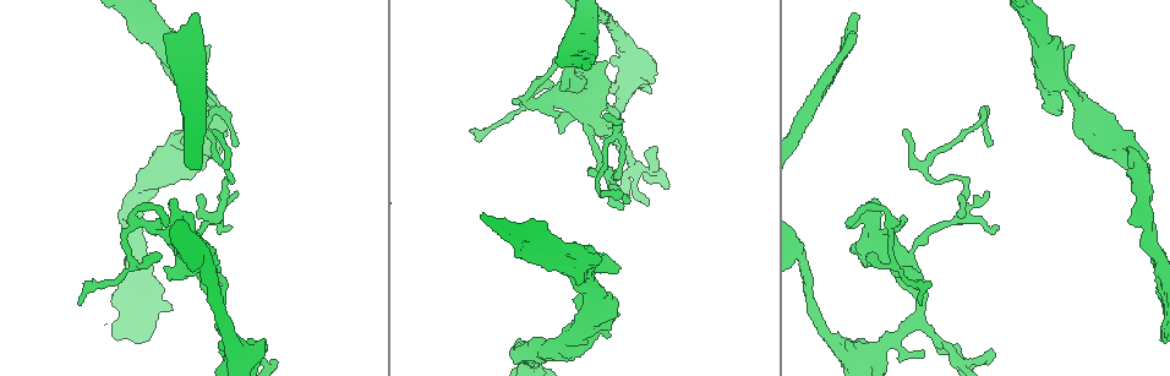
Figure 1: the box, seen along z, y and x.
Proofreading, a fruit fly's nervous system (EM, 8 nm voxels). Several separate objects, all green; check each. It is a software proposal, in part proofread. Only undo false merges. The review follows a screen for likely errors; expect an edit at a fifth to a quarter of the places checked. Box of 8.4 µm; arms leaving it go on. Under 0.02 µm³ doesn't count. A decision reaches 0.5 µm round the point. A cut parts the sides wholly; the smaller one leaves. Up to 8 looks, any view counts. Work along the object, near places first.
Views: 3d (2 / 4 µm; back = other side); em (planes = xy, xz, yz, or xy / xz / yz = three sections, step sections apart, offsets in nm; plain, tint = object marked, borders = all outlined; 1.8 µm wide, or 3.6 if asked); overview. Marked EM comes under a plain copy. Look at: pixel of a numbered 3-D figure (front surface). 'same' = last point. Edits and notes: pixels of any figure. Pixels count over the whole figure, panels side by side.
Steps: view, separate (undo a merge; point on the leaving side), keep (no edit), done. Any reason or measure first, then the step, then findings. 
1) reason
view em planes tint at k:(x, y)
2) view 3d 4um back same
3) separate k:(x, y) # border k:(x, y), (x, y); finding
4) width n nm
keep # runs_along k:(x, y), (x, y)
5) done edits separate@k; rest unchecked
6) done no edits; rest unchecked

thick turns thin
view em planes tint at 1:(803, 261)

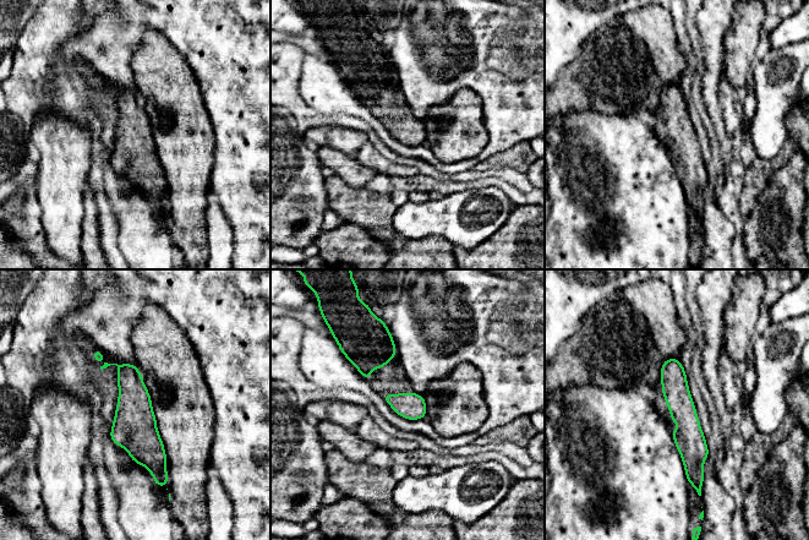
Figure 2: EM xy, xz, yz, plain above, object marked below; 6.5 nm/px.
keep # runs_along 2:(97, 354), (129, 377), (159, 475); continuous, no second neuron

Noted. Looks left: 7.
view 3d 4um at 1:(576, 37)

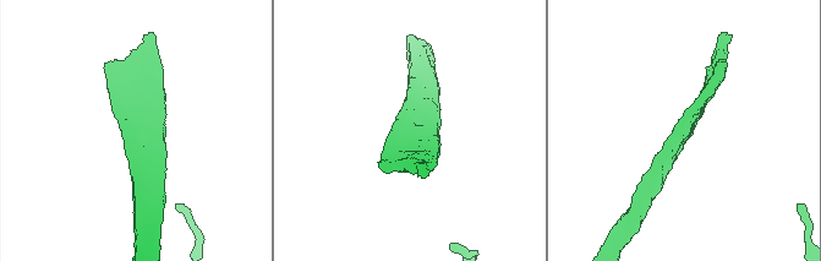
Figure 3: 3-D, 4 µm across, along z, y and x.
arms 3; arm_widths 180, 200, 220 nm; need the tissue
view em xy step 16 tint at 3:(681, 130)

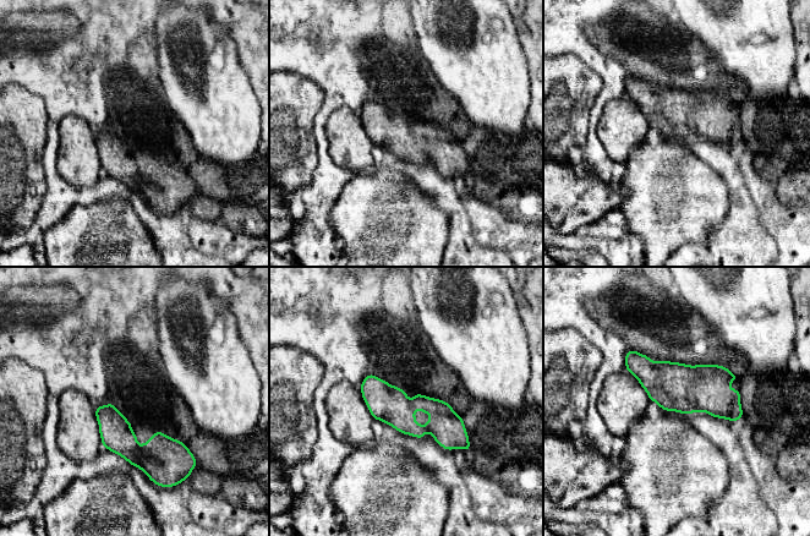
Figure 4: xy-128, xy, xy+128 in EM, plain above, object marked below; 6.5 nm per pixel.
view em planes borders same

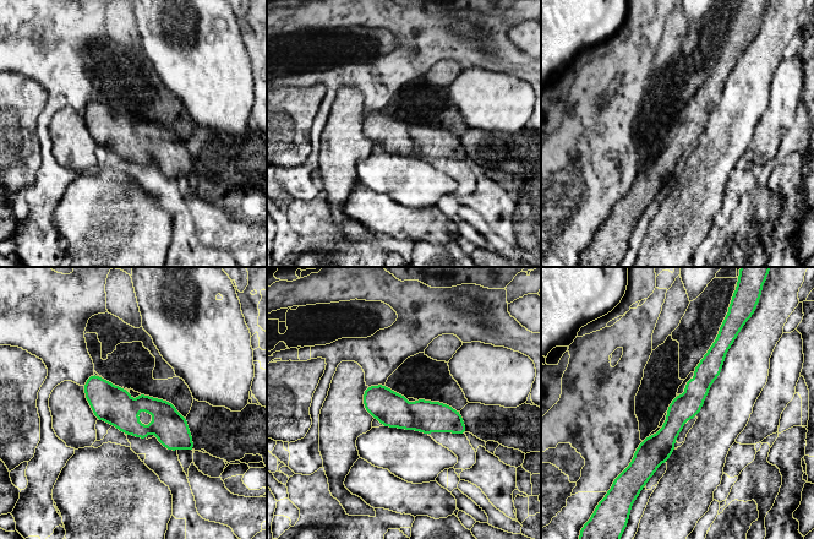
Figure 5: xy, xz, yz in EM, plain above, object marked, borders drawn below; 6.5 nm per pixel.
keep # runs_along 5:(720, 344), (693, 398), (640, 467); one neuron here

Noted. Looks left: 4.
sharp bend
view em xy step 8 tint at 1:(634, 169)

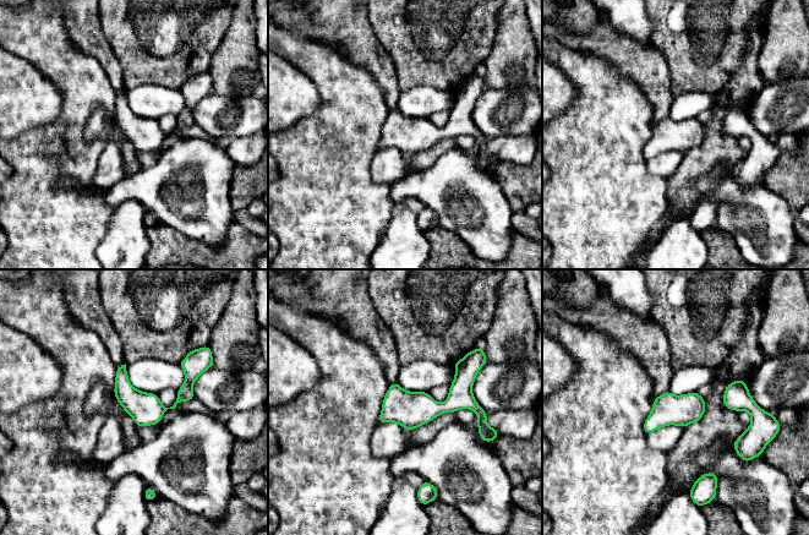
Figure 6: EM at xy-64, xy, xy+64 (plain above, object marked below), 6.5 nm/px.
cut it another way
view em planes tint same

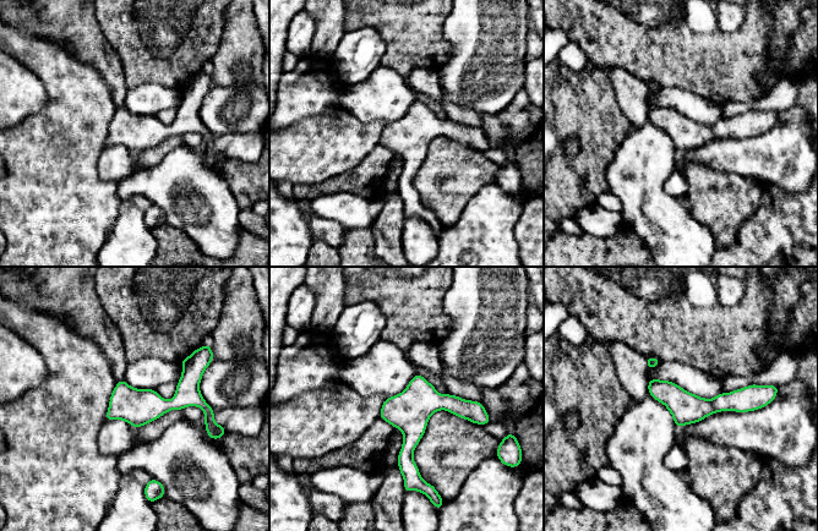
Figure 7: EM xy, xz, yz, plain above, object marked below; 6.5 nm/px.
keep # runs_along 7:(650, 384), (683, 405), (754, 398); continuous, no second neuron

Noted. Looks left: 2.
done no edits; rest unchecked

